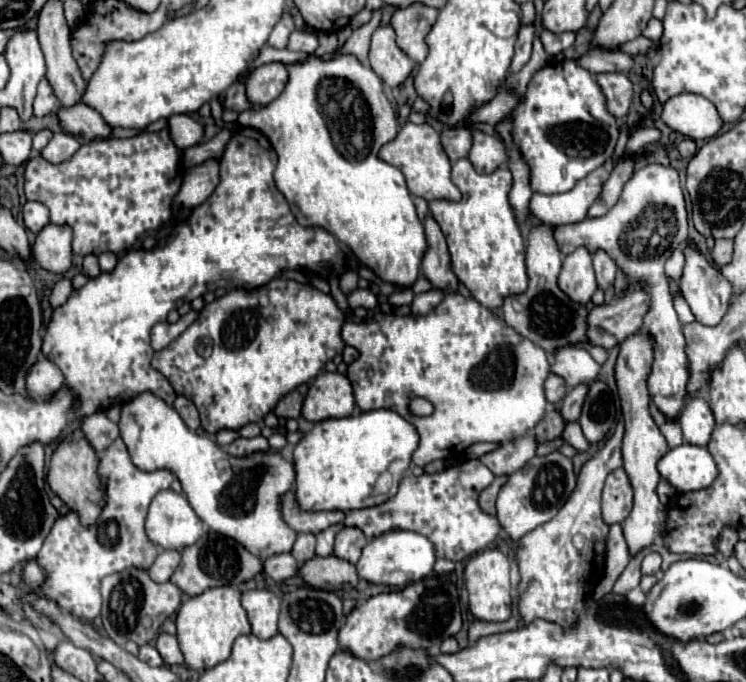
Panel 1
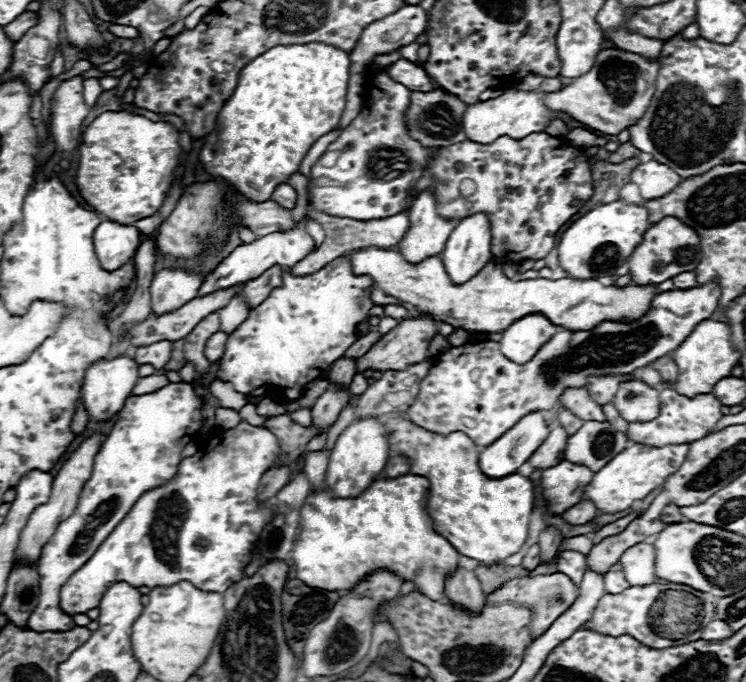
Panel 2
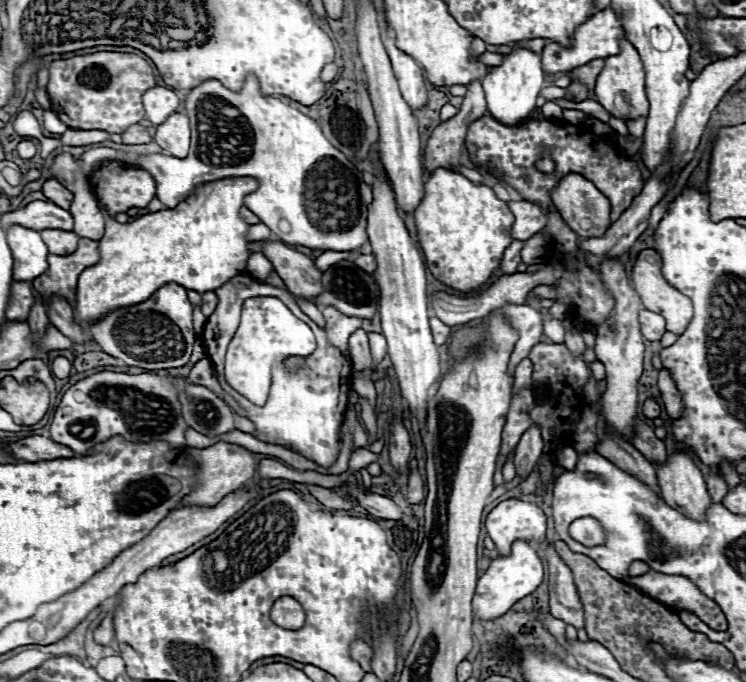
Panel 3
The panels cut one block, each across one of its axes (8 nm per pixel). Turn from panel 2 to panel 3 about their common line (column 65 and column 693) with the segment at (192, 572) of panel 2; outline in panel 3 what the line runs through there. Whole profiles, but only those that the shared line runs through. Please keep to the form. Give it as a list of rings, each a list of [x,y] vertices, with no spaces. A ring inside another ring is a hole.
[[[650,570],[644,576],[630,578],[630,584],[638,586],[648,596],[654,596],[654,600],[668,604],[672,608],[686,608],[694,612],[702,622],[706,622],[710,628],[722,632],[726,630],[726,618],[718,604],[704,596],[688,578],[684,576],[668,576]]]

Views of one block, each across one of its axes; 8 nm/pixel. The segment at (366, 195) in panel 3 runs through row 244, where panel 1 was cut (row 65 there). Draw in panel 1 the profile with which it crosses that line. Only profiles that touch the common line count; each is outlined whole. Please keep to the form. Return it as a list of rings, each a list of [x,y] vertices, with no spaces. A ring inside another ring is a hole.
[[[350,54],[330,60],[310,56],[304,64],[288,66],[288,72],[290,80],[274,102],[264,108],[241,112],[237,121],[242,126],[258,128],[274,144],[274,150],[278,152],[274,180],[300,224],[326,228],[344,242],[358,260],[374,270],[382,282],[394,284],[396,288],[412,288],[420,276],[420,264],[428,250],[428,240],[402,172],[396,166],[378,160],[380,148],[398,132],[396,112],[384,94],[382,80],[372,68],[362,66],[358,58]]]

